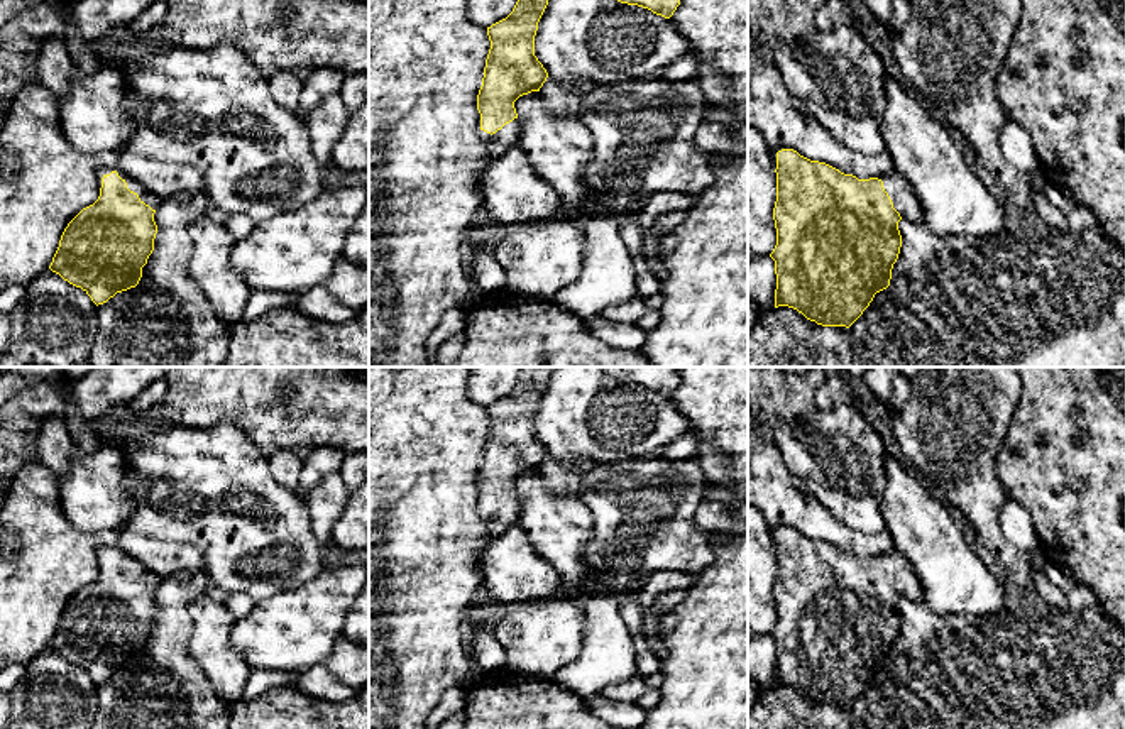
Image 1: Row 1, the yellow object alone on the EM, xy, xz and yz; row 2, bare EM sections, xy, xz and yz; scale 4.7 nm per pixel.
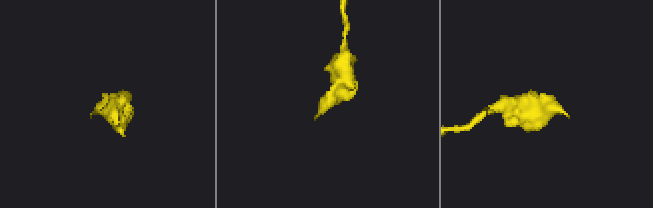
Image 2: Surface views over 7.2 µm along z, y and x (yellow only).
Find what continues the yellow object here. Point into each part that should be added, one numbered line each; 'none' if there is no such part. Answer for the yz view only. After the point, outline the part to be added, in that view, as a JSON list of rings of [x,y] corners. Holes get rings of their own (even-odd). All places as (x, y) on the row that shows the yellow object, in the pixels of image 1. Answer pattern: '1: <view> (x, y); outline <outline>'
1: yz (905, 202); outline [[[897,169],[878,176],[883,181],[883,188],[888,193],[893,208],[903,220],[924,223],[924,211],[917,195],[914,193],[907,178]]]

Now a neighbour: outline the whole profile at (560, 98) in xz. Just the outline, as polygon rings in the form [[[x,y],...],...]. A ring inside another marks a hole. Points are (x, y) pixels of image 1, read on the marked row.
[[[548,76],[540,88],[540,95],[545,100],[545,108],[548,113],[580,118],[582,100],[589,88],[589,81],[558,83]]]

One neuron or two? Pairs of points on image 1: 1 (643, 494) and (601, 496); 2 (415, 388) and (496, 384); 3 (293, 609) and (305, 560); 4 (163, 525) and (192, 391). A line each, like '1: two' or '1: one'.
1: one
2: two
3: two
4: two

